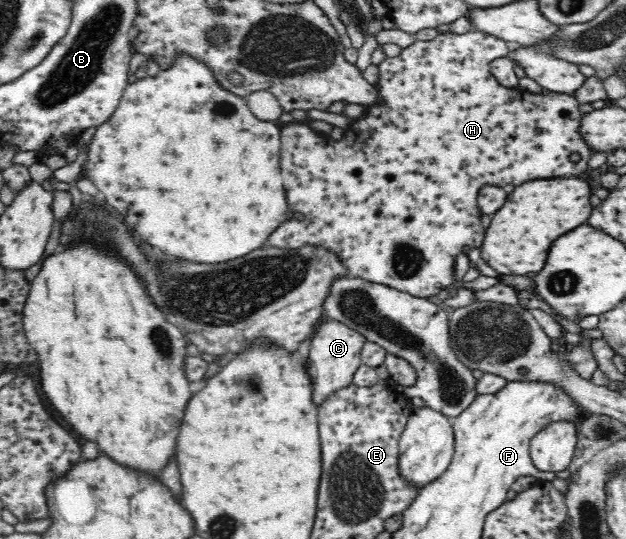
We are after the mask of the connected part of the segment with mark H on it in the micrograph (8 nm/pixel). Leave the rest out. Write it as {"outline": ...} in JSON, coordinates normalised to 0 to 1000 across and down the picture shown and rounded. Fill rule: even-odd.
{"outline":[[[762,56],[743,63],[703,59],[692,74],[665,74],[657,85],[644,89],[636,104],[617,106],[605,119],[604,154],[599,156],[605,186],[593,197],[585,197],[585,210],[577,219],[562,223],[543,262],[535,262],[527,252],[516,254],[489,228],[470,224],[447,234],[446,301],[460,378],[460,403],[430,436],[422,455],[447,462],[503,455],[516,464],[538,469],[551,499],[570,516],[621,531],[665,553],[685,555],[695,547],[708,549],[708,542],[727,527],[724,494],[727,494],[728,475],[740,468],[740,456],[767,460],[775,442],[776,425],[768,417],[770,393],[764,380],[764,364],[772,345],[804,347],[807,341],[829,345],[855,330],[922,328],[938,315],[938,301],[950,284],[925,245],[931,212],[925,206],[925,187],[915,174],[896,174],[877,167],[871,173],[848,173],[829,161],[812,163],[796,152],[784,134],[783,121],[791,108],[800,108],[808,93],[810,76]],[[912,286],[925,286],[925,297],[912,299],[909,295]]]}

